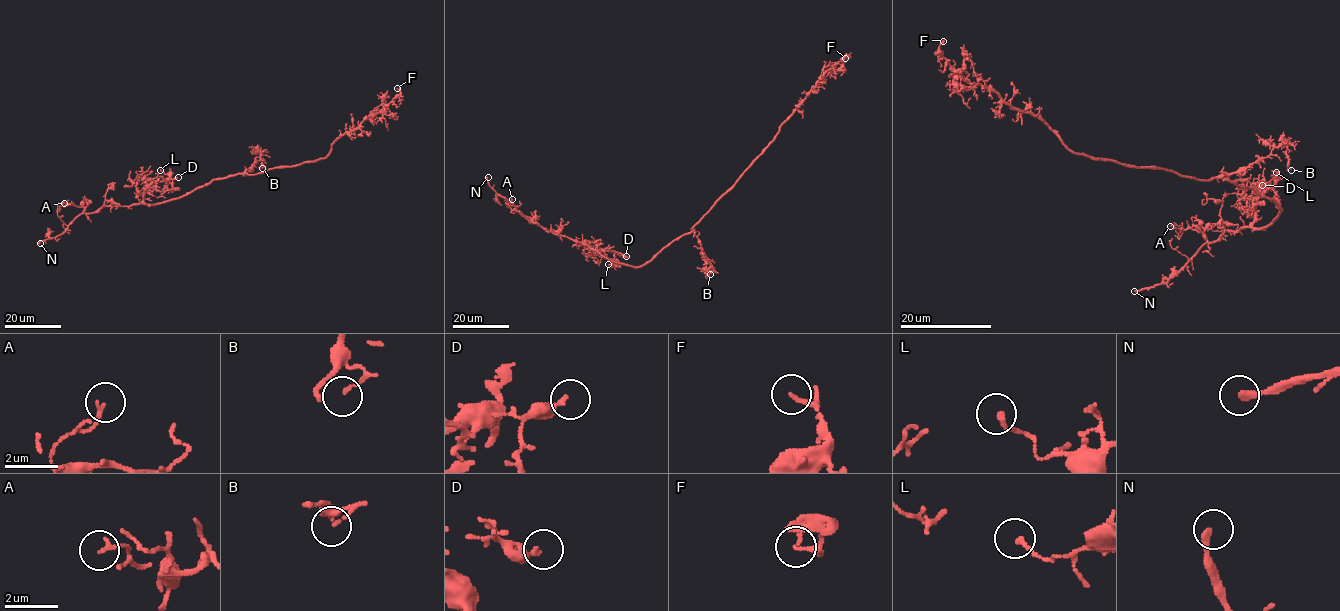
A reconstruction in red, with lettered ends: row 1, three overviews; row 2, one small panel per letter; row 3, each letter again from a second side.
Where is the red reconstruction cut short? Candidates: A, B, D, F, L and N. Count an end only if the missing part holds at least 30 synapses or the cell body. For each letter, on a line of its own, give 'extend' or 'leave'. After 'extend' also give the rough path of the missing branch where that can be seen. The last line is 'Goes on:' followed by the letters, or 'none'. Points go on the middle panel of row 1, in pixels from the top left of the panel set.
A: leave
B: leave
D: leave
F: leave
L: leave
N: extend; missing branch runs (488, 177), (483, 188), (483, 204), (487, 210), (488, 240), (495, 251), (492, 260)
Goes on: N

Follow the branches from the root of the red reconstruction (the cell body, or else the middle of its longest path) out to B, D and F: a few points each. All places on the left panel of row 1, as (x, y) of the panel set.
B: (241, 174), (260, 160), (261, 153), (262, 168)
D: (241, 174), (213, 179), (155, 204), (144, 201), (147, 187), (166, 191), (178, 177)
F: (241, 174), (255, 175), (325, 158), (340, 136), (354, 131), (395, 98), (400, 93), (397, 88)

